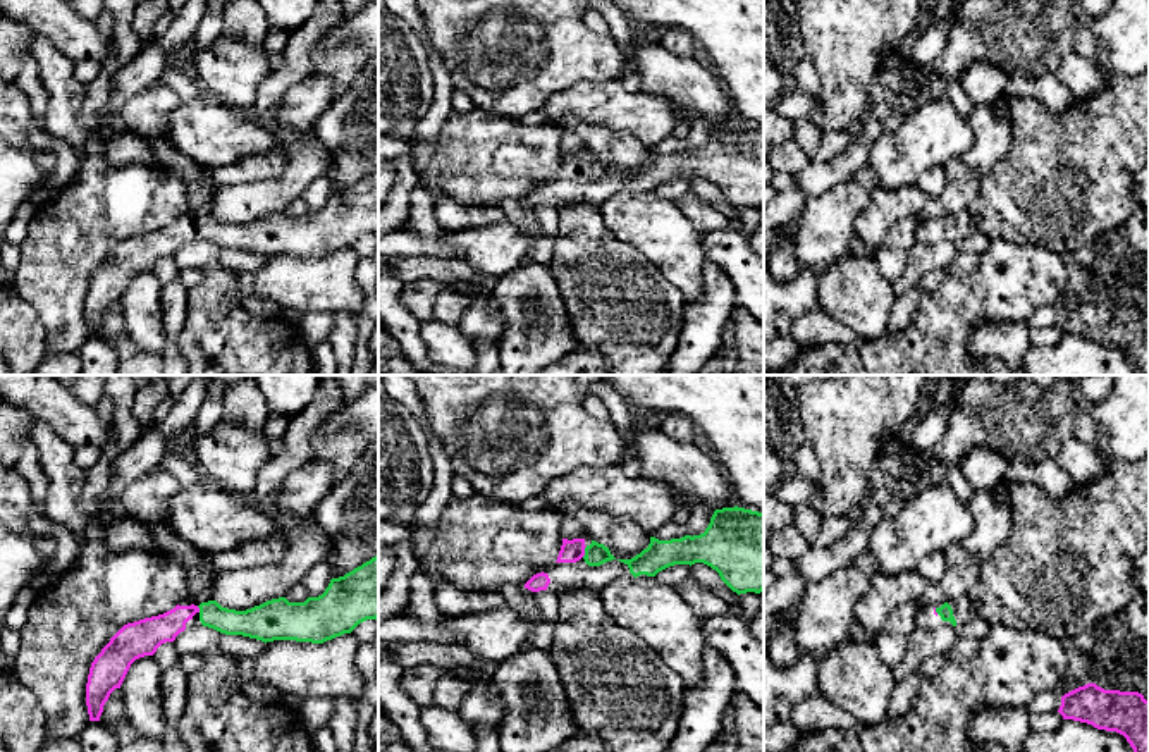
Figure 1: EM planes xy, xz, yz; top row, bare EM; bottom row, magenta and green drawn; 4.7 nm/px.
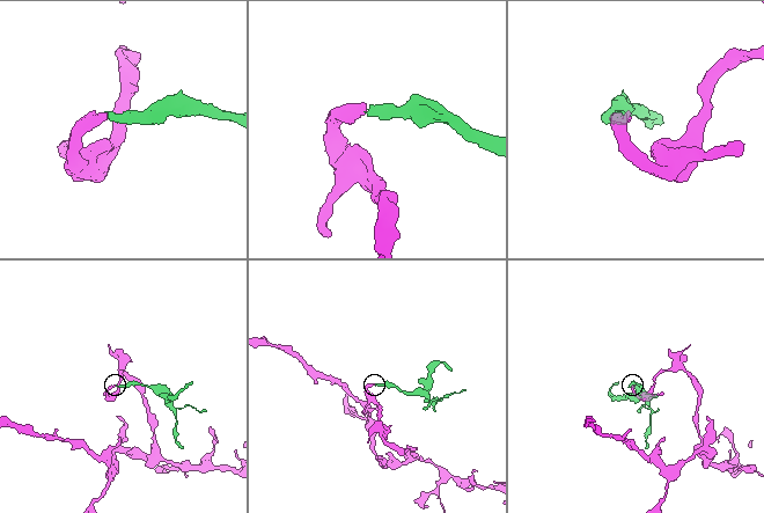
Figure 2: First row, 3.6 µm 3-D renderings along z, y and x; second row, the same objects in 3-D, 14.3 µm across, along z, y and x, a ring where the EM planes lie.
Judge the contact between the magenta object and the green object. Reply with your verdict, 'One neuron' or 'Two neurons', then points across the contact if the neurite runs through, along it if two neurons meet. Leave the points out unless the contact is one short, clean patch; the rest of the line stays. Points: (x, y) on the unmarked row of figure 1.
One neuron. Path across: xz (571, 166), (583, 166), (596, 169)

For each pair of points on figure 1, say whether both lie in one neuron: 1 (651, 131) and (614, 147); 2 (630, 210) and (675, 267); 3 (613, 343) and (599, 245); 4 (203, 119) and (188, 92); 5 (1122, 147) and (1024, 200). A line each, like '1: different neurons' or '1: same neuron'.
1: different neurons
2: same neuron
3: same neuron
4: different neurons
5: same neuron

